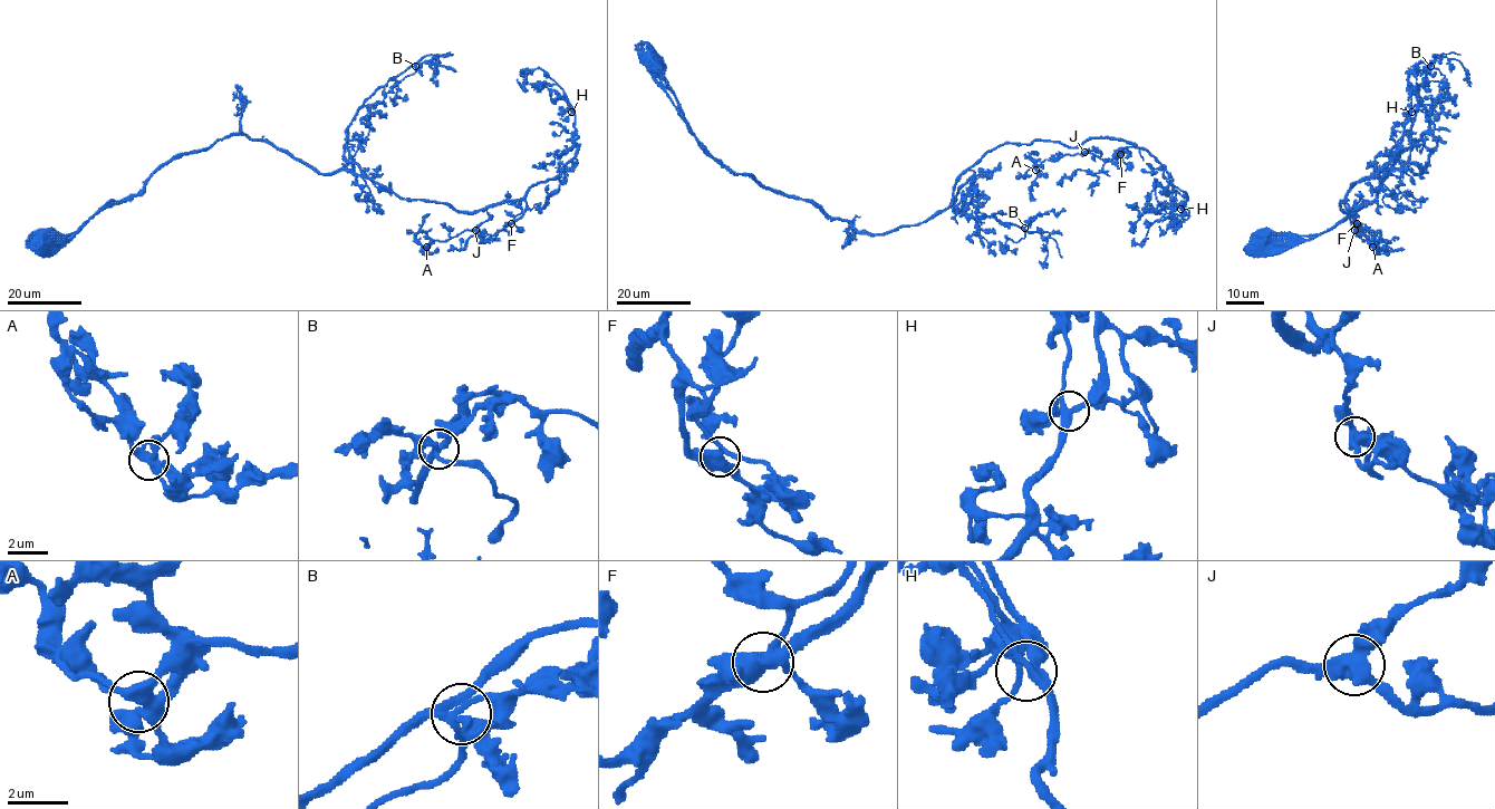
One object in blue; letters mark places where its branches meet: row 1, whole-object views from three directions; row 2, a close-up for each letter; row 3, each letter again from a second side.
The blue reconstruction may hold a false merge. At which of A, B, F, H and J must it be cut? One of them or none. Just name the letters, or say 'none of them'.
none of them

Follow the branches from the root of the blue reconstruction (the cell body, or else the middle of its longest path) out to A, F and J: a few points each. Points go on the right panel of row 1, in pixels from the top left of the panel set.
A: (1265, 238), (1336, 227), (1430, 134), (1419, 173), (1380, 170), (1346, 194), (1349, 212), (1340, 203), (1372, 247)
F: (1265, 238), (1336, 227), (1430, 134), (1419, 173), (1380, 170), (1346, 194), (1357, 223)
J: (1265, 238), (1336, 227), (1430, 134), (1419, 173), (1380, 170), (1346, 194), (1354, 230)

